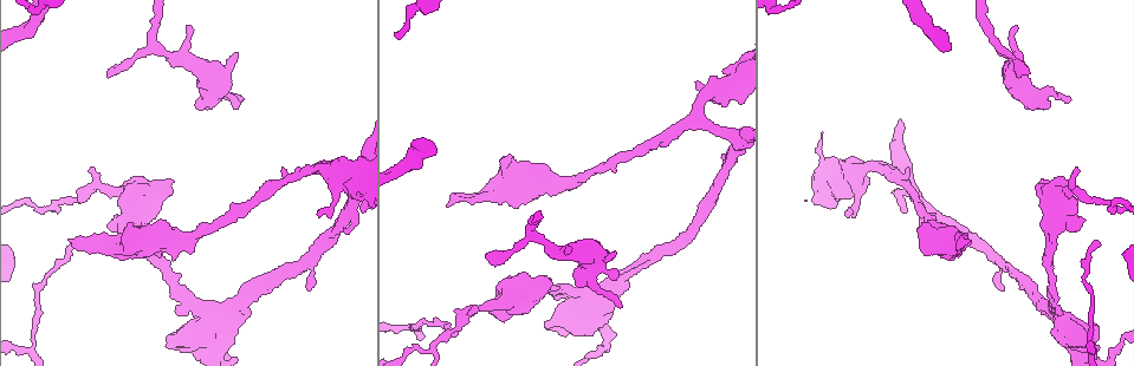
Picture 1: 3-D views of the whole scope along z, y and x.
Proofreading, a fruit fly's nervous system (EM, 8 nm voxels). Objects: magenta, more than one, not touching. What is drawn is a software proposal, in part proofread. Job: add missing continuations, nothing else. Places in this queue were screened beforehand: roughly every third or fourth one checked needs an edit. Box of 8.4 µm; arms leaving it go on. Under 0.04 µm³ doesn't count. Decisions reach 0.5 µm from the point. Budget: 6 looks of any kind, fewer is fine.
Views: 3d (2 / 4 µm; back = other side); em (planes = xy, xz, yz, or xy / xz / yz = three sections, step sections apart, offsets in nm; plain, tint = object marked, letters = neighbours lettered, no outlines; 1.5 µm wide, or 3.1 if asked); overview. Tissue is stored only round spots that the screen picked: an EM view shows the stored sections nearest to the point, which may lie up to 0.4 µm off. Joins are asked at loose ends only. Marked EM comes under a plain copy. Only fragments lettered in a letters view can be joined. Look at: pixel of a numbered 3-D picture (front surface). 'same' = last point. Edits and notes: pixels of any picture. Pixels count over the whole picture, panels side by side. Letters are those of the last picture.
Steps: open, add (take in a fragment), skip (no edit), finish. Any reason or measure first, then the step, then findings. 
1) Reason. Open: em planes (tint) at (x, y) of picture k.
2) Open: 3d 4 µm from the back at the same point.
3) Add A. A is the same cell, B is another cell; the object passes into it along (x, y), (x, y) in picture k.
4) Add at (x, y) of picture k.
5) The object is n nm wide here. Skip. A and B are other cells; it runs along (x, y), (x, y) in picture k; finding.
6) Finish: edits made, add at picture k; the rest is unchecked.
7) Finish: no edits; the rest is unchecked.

Free end. Open: em planes (letters) at (107, 75) of picture 1.

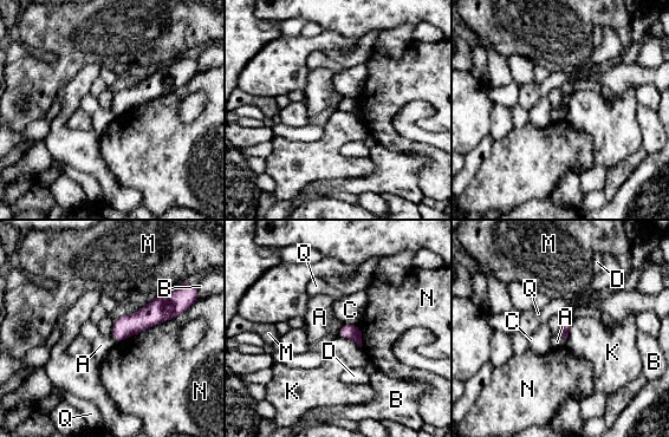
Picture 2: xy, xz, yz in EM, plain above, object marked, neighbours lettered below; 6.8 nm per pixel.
Skip. A, B, C, D, K, M, N and Q are other cells; a border runs along (338, 336), (351, 339), (361, 347) in picture 2; none of them fits.

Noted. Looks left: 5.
Open: em xz step 4 (letters) at (1048, 109) of picture 1.

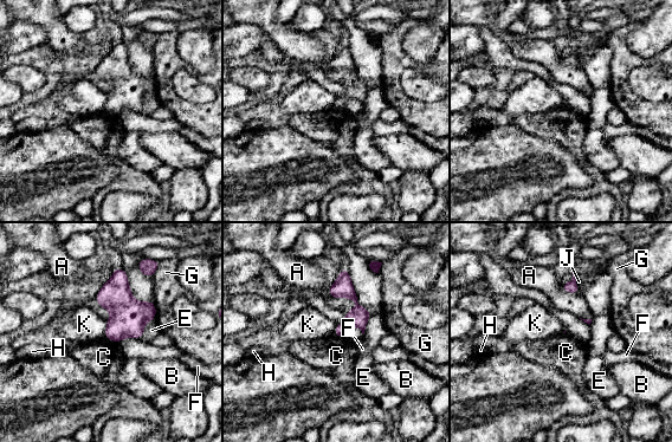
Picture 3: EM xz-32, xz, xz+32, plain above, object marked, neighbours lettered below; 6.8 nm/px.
Cut it another way. Open: em planes (letters) at the same point.

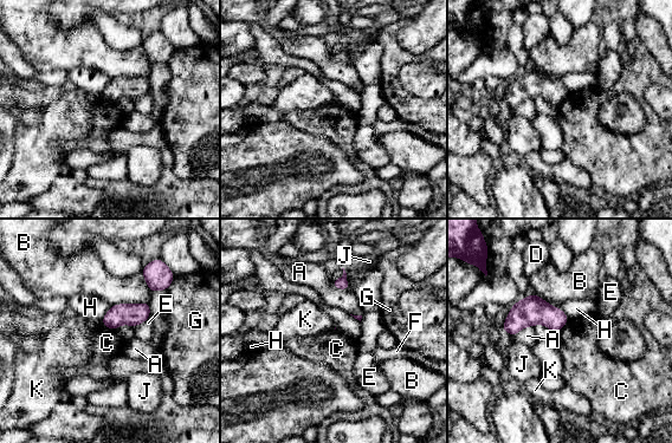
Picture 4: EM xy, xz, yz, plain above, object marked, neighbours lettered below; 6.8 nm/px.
Skip. A, B, C, D, E, F, G, H, J and K are other cells; no lettered fragment goes on from it.

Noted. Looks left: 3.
An open end. Open: em xy step 4 (letters) at (1015, 26) of picture 1.

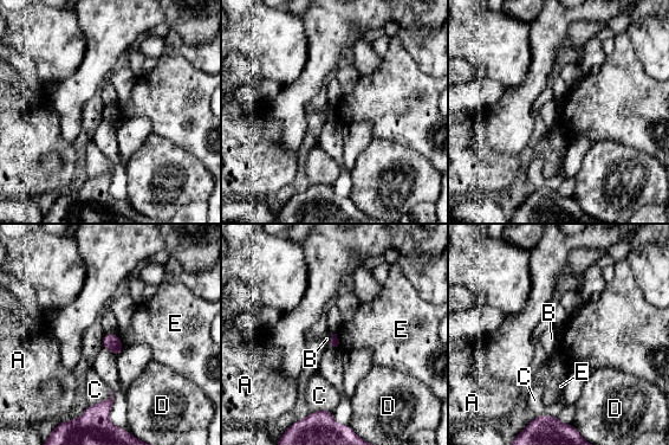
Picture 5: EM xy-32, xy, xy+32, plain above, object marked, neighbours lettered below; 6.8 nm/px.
Skip. A, B, C, D and E are other cells; a border runs along (117, 334), (123, 347) in picture 5; no lettered fragment goes on from it.

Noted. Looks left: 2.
Finish: no edits; the rest is unchecked.

